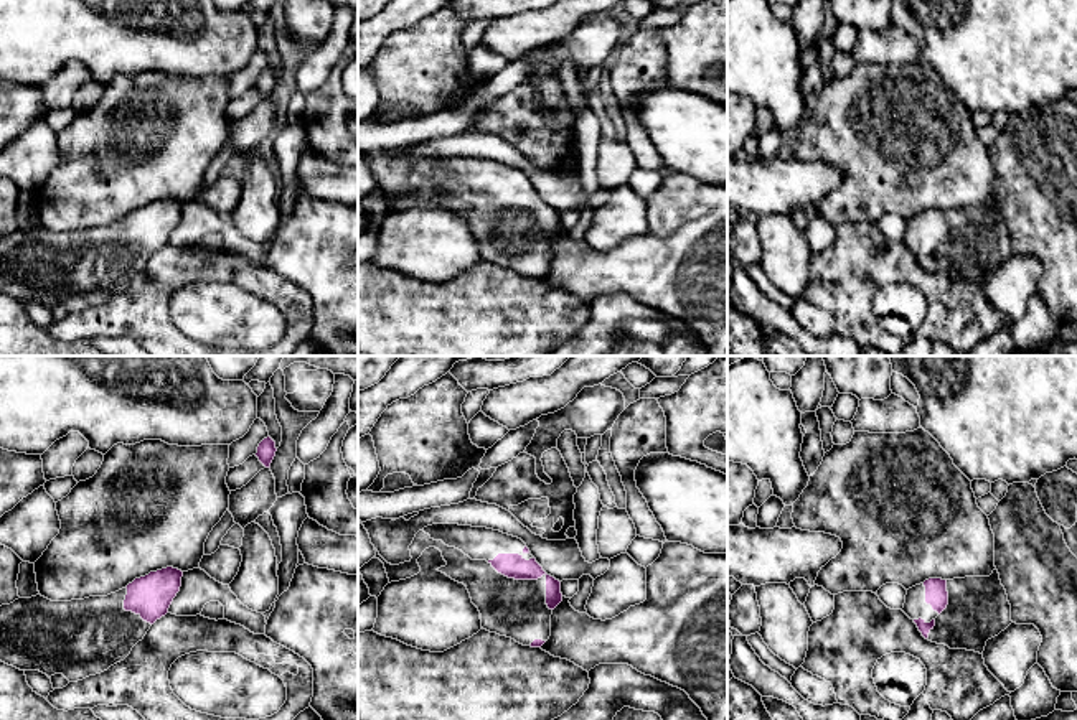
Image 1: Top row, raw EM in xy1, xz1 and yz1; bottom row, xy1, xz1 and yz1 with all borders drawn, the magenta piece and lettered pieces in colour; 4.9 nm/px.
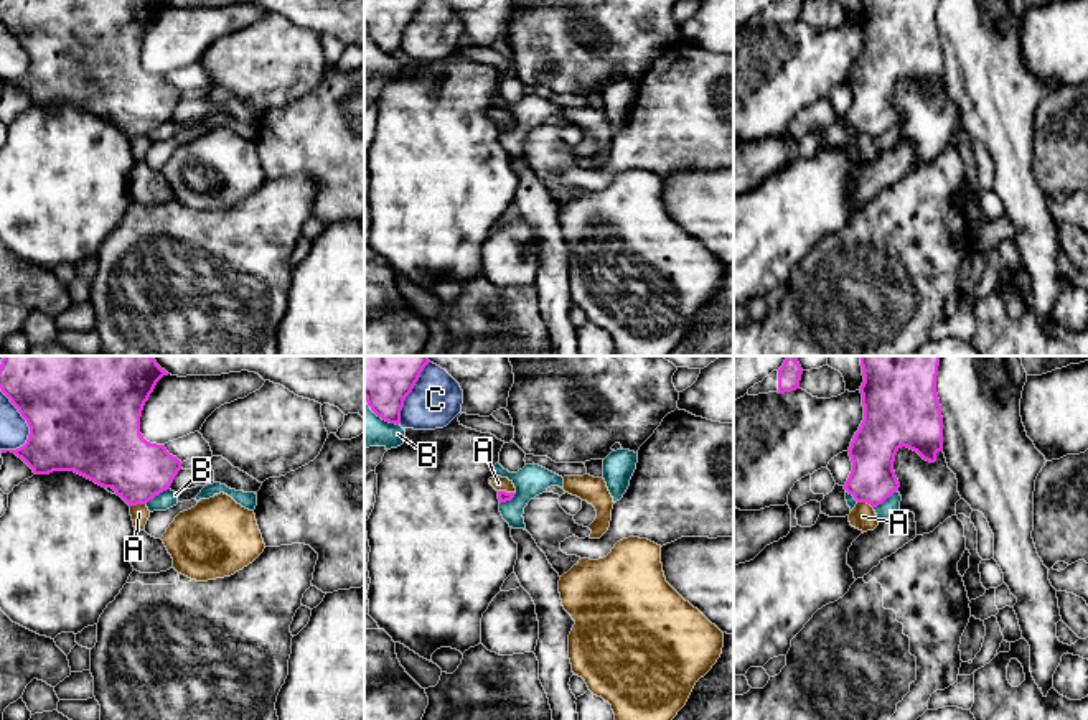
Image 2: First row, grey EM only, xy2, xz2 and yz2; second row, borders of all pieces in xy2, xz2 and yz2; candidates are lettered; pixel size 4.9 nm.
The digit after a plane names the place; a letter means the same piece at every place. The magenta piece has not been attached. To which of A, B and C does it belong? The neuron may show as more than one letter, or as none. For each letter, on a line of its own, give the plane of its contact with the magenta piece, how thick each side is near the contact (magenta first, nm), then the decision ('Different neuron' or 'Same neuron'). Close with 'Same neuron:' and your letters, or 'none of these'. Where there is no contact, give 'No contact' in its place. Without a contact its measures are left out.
A: Touches magenta in xy2. Thickness 320 nm (magenta) against 90 nm. Different neuron
B: Touches magenta in yz2. Thickness 220 nm (magenta) against 90 nm. Different neuron
C: Touches magenta in xz2. Thickness 420 nm (magenta) against 260 nm. Different neuron
Same neuron: none of these

